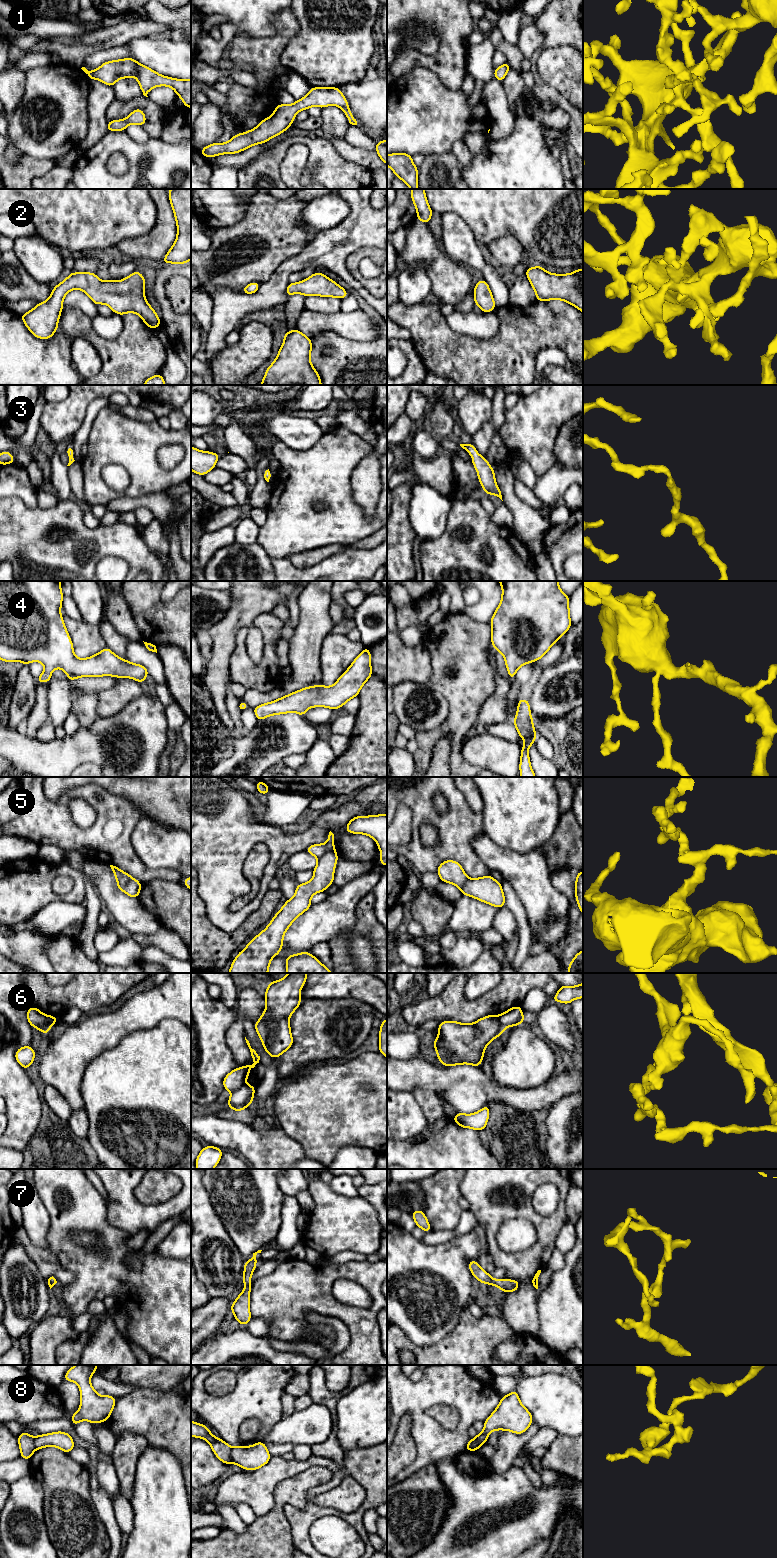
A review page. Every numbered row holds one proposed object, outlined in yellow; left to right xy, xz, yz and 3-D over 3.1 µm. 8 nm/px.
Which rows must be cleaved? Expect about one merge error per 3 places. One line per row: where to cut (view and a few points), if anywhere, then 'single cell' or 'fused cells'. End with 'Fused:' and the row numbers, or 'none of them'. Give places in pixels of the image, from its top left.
1: cut none; single cell
2: cut none; single cell
3: cut none; single cell
4: cut none; single cell
5: cut xz (334, 850), (325, 852), (318, 859); fused cells
6: cut xz (243, 1083), (232, 1092); fused cells
7: cut none; single cell
8: cut xz (232, 1447), (230, 1451), (231, 1462); fused cells
Fused: 5, 6, 8

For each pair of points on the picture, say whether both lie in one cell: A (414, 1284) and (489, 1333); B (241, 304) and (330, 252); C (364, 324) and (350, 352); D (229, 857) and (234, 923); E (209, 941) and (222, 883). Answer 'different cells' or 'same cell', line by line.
A: different cells
B: same cell
C: different cells
D: same cell
E: different cells

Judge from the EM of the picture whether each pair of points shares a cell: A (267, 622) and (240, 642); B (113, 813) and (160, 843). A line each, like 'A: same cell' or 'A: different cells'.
A: same cell
B: different cells

